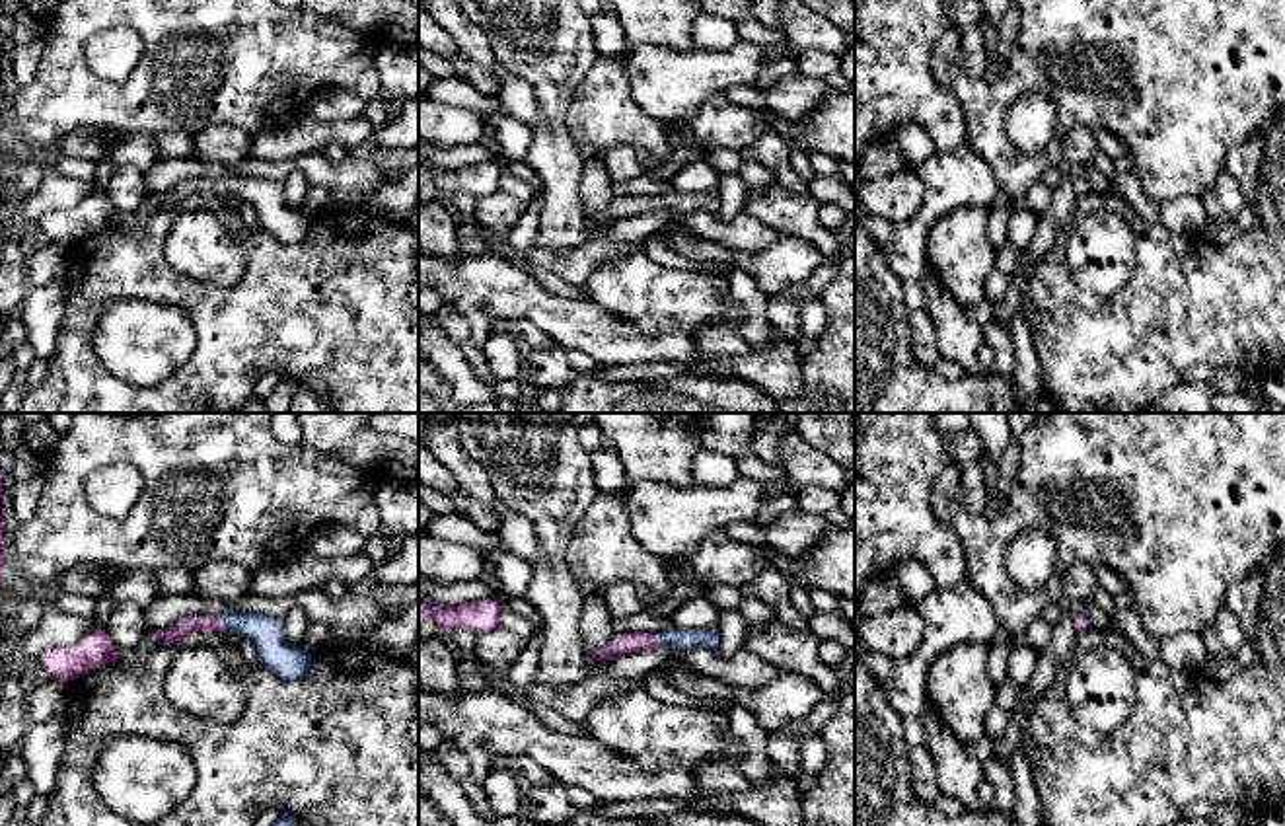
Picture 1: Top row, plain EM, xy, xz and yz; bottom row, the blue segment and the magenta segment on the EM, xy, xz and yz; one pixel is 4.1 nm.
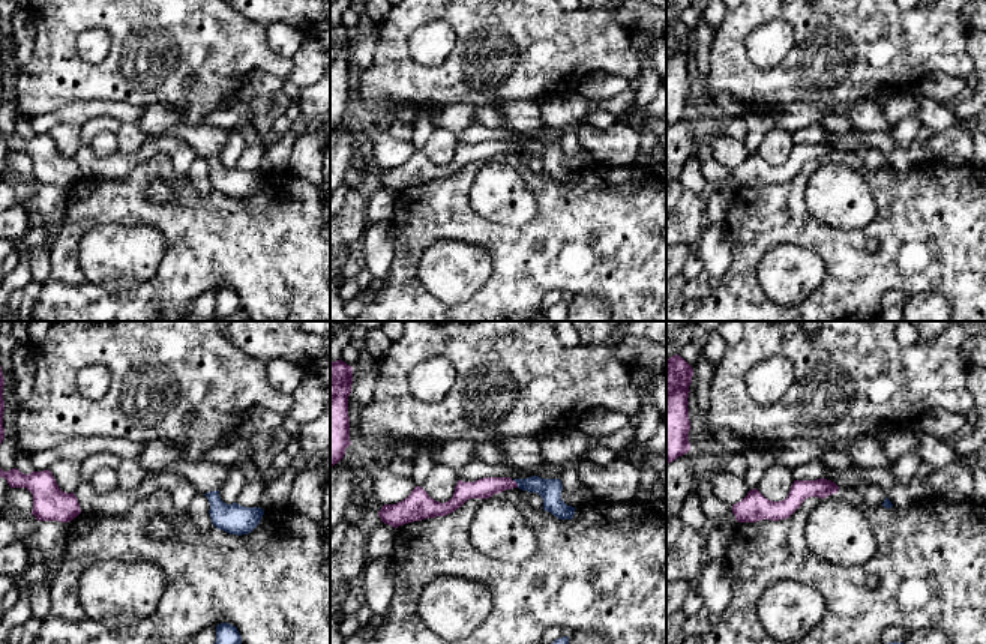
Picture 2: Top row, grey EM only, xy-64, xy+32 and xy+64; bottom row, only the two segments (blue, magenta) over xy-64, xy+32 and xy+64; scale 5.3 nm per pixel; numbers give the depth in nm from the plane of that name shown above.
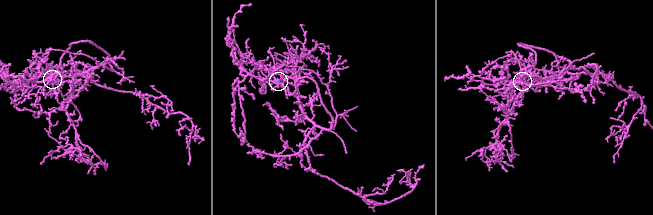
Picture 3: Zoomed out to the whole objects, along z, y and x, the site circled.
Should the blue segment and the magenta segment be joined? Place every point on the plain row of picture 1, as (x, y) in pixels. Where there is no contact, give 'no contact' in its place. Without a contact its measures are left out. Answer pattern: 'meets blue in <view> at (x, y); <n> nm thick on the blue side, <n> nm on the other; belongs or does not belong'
meets blue in xy at (222, 184); 140 nm thick on the blue side, 90 nm on the other; belongs

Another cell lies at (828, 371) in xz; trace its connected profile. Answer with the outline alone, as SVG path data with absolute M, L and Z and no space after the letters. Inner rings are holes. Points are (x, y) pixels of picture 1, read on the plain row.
M855 253L835 259L837 275L822 292L827 321L816 347L802 358L804 392L779 401L781 413L818 413L820 399L837 401L843 413L855 413Z

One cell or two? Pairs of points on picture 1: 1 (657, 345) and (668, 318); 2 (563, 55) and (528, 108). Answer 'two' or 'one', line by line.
1: two
2: two

